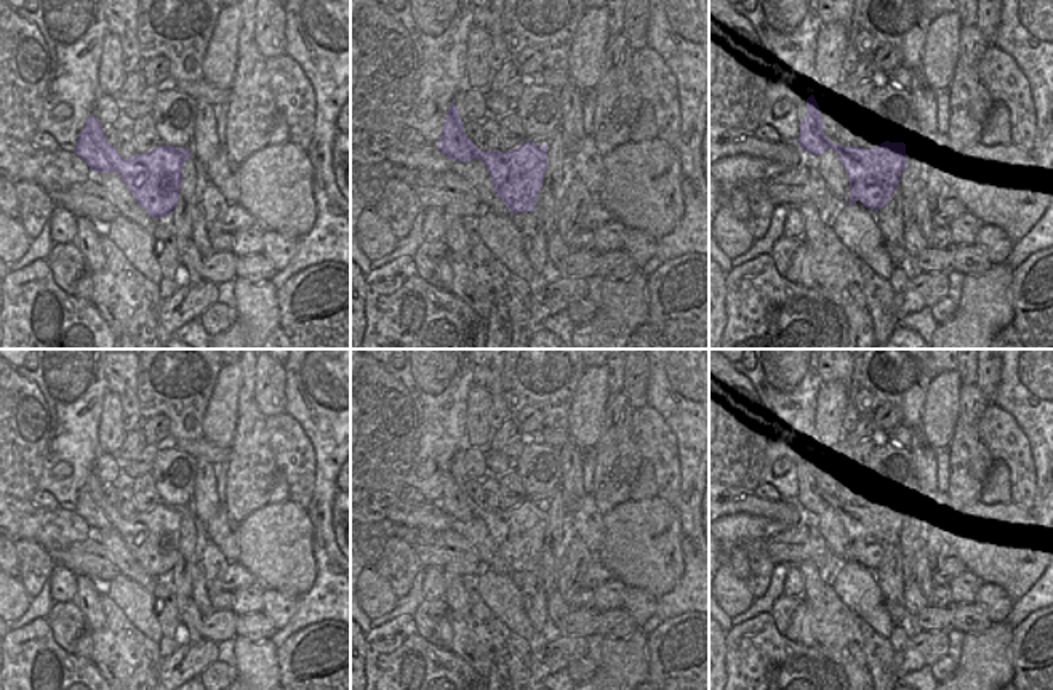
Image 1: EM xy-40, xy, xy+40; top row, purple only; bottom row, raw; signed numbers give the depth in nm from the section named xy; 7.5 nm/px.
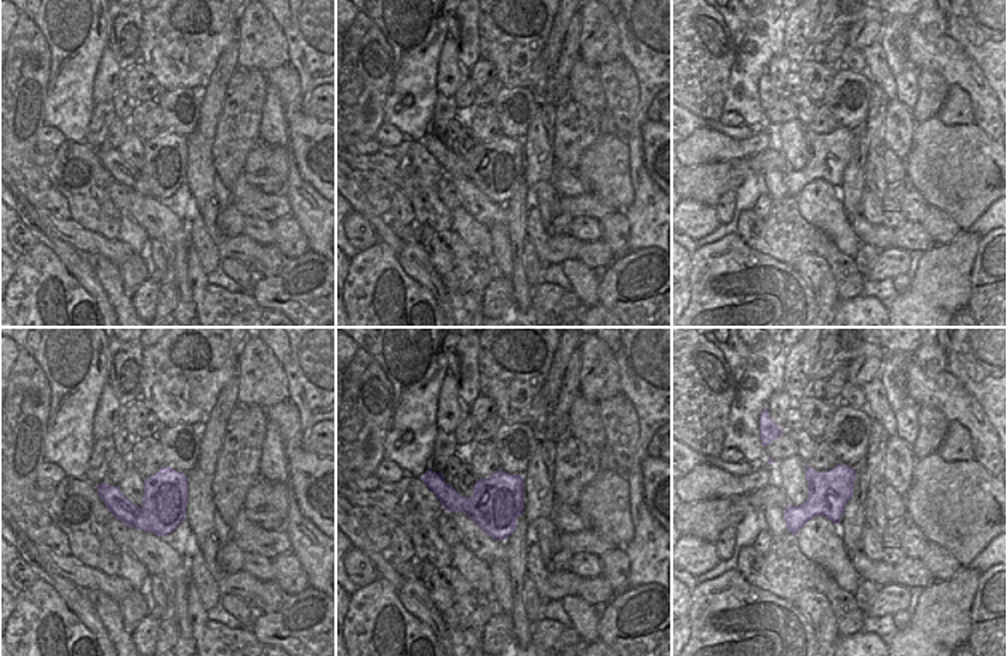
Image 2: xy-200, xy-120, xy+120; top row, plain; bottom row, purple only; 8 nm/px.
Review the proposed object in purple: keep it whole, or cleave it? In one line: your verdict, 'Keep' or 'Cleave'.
Cleave

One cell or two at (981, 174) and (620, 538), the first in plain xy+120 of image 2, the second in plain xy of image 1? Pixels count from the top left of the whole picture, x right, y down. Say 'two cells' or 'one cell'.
one cell

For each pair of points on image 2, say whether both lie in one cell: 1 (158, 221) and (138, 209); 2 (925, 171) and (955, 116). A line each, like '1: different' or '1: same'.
1: same
2: different

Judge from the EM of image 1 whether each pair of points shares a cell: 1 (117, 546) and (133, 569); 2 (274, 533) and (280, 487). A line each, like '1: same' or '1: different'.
1: same
2: different

